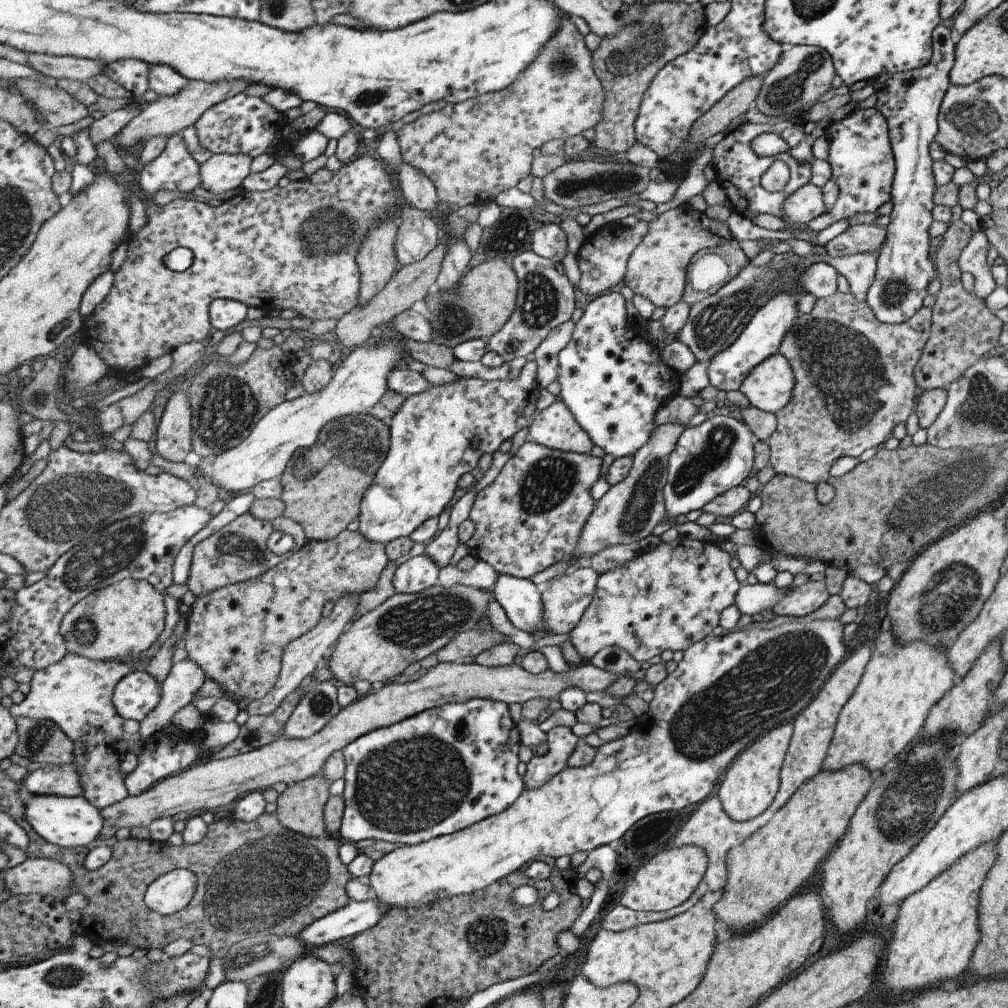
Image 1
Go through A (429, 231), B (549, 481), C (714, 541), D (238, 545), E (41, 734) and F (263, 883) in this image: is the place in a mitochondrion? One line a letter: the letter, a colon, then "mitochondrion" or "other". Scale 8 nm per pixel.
A: other
B: mitochondrion
C: other
D: mitochondrion
E: mitochondrion
F: mitochondrion

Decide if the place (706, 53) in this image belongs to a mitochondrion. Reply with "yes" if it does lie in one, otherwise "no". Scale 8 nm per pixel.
no

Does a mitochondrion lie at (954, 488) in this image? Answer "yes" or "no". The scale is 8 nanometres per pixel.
yes

